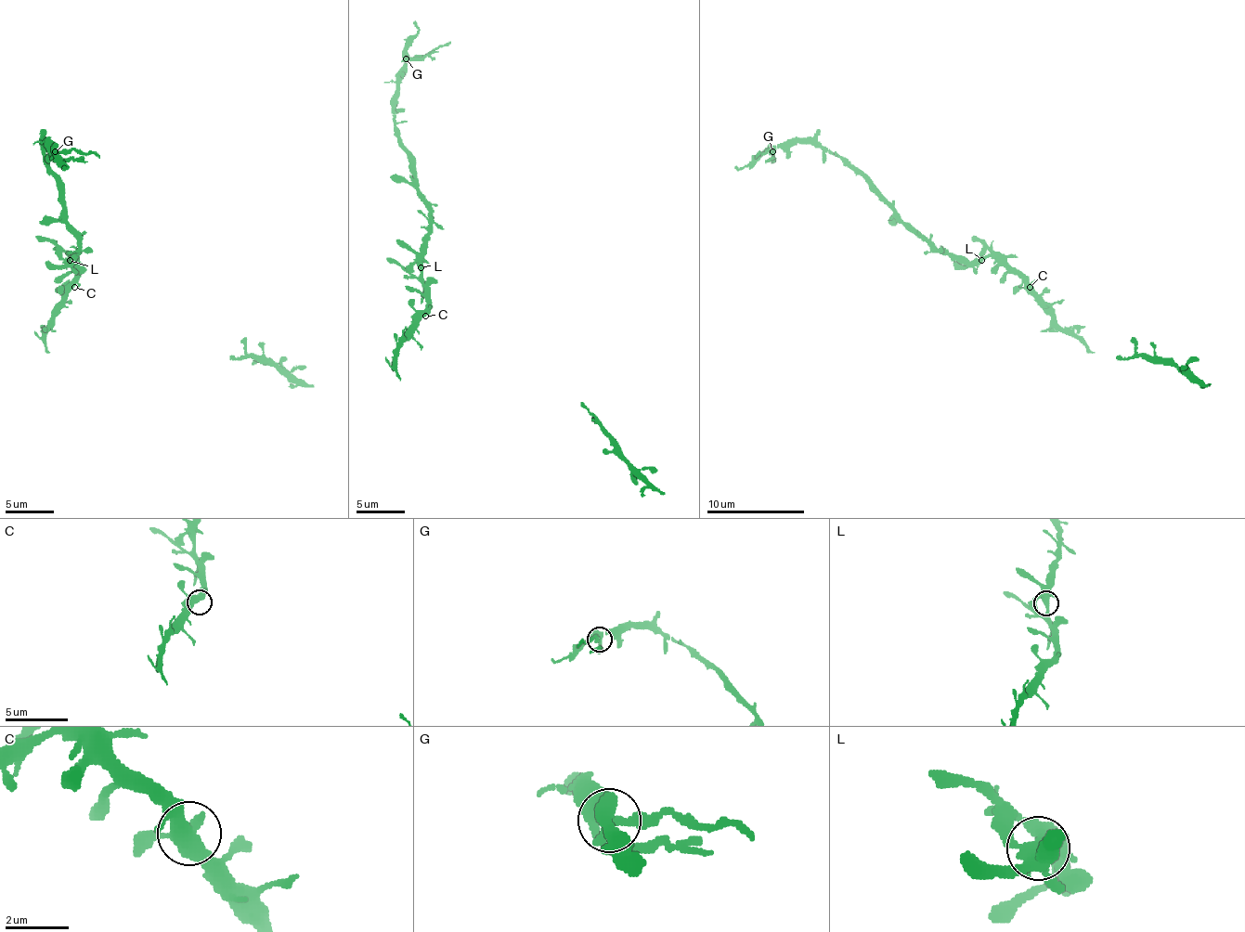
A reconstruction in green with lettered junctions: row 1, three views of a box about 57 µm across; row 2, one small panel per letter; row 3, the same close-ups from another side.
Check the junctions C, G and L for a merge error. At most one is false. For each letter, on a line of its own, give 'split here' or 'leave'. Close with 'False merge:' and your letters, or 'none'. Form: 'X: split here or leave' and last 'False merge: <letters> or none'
C: leave
G: split here
L: leave
False merge: G

